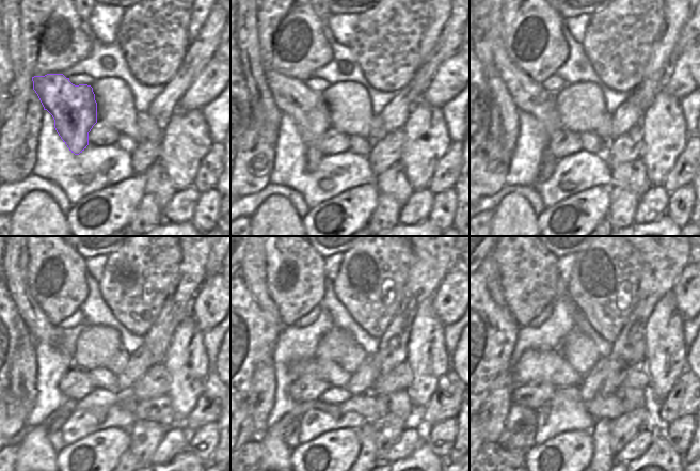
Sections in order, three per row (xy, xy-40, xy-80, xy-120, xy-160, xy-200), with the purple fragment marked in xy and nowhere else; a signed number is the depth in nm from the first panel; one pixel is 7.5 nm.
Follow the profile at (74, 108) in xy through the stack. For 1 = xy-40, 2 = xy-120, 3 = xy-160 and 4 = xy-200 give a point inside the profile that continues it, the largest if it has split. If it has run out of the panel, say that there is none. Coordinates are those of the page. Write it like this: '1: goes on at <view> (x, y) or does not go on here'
1: goes on at xy-40 (309, 112)
2: goes on at xy-120 (14, 267)
3: goes on at xy-160 (253, 267)
4: goes on at xy-200 (491, 272)

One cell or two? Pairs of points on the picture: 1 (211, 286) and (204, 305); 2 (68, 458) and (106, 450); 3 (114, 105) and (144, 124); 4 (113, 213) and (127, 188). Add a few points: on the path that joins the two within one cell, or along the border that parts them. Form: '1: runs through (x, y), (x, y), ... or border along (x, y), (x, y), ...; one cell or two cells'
1: runs through (211, 291), (211, 295), (205, 301); one cell
2: runs through (74, 448), (85, 443), (95, 448); one cell
3: border along (137, 112), (139, 131), (146, 139); two cells
4: runs through (115, 206), (127, 194); one cell

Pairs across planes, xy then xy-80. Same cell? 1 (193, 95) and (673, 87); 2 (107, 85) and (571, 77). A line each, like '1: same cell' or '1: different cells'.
1: same cell
2: different cells

